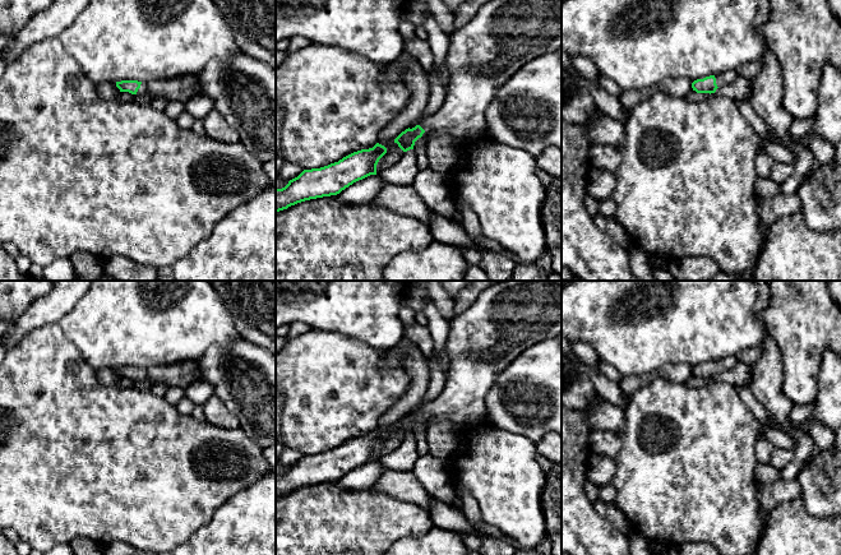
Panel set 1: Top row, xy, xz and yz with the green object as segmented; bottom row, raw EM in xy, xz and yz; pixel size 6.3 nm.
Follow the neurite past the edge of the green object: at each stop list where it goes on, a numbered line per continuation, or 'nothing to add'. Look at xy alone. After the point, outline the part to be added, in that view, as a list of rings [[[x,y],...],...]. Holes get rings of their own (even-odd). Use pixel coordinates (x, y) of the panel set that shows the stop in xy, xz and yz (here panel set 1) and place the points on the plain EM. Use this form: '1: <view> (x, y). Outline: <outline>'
1: xy (183, 374). Outline: [[[184,361],[176,365],[154,365],[144,366],[137,380],[153,383],[163,383],[170,387],[186,389],[197,379],[202,378],[198,361]]]

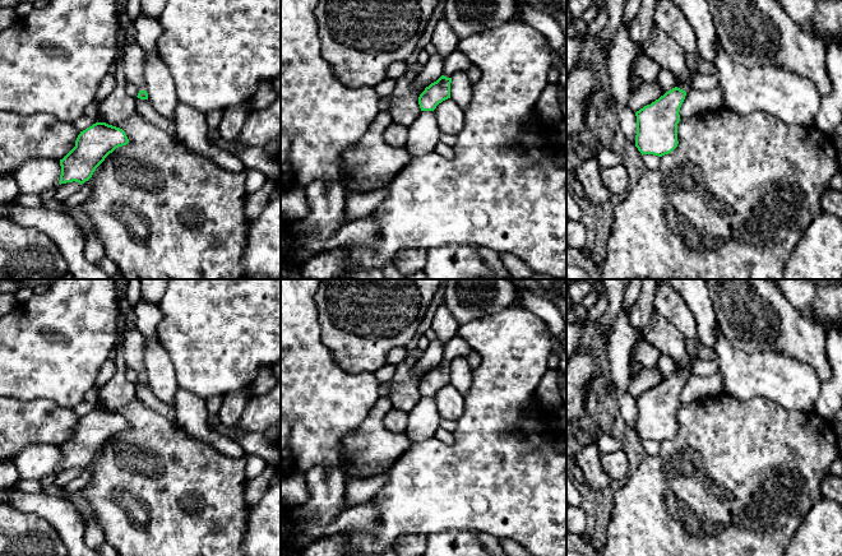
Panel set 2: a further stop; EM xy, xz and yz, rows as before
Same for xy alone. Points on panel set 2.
1: xy (134, 341). Outline: [[[133,307],[130,314],[125,314],[122,346],[126,369],[137,371],[139,376],[145,376],[144,343],[145,338],[137,328],[137,315]]]

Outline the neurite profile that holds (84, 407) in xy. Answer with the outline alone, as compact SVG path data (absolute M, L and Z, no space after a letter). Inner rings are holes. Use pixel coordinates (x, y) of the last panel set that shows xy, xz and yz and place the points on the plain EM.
M82 400L79 404L77 404L74 408L71 408L79 417L85 416L87 413L92 412L97 408L100 403L98 402L87 402Z

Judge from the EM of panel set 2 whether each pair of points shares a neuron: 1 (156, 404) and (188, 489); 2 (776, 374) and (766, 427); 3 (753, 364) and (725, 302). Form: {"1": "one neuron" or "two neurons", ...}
{"1": "two neurons", "2": "two neurons", "3": "two neurons"}

